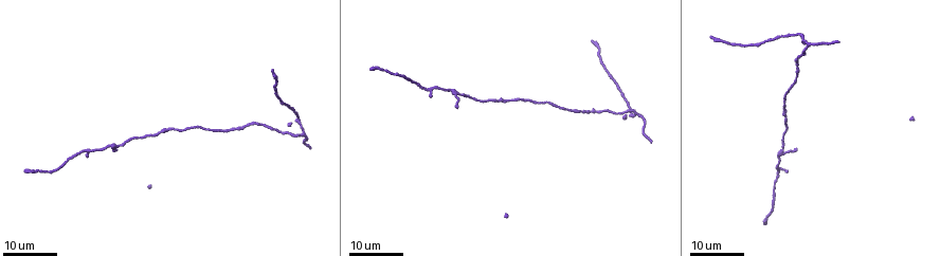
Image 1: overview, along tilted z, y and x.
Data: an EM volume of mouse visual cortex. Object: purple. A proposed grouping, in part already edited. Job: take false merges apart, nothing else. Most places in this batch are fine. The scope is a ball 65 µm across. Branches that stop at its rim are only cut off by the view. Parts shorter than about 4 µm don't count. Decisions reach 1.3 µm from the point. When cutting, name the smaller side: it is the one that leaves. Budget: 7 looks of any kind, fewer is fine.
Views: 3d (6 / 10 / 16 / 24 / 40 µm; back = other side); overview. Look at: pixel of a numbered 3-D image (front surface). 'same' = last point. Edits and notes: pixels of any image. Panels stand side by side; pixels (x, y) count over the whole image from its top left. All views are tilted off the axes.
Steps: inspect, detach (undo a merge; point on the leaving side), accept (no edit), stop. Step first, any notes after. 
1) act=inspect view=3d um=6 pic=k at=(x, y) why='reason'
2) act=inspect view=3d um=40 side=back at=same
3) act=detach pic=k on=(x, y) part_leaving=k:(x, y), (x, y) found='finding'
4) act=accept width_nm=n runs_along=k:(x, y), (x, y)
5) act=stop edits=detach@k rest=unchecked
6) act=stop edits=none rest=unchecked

act=inspect view=3d um=24 pic=1 at=(82, 152) why='thin neck'

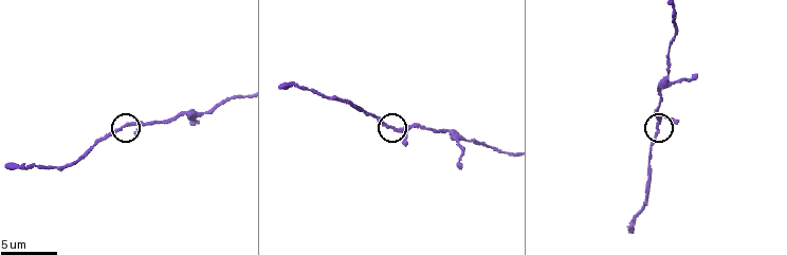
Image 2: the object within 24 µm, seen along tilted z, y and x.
act=inspect view=3d um=6 pic=2 at=(125, 126)

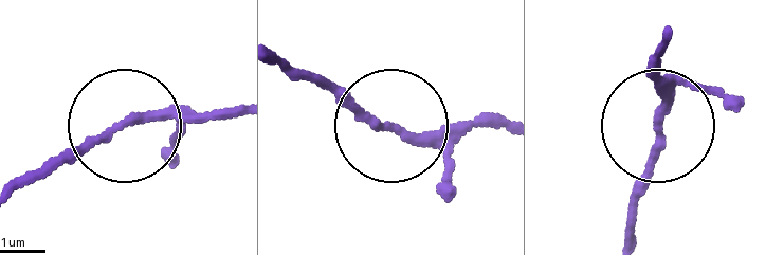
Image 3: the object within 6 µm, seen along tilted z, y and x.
act=accept runs_along=3:(232, 111), (106, 128), (33, 182) found='continuous, no second cell'

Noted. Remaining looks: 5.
act=inspect view=3d um=24 pic=1 at=(498, 100) why='thick turns thin'

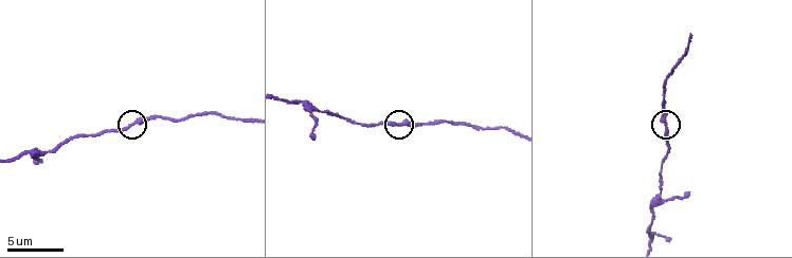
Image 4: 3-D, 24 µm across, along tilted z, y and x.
act=inspect view=3d um=10 pic=4 at=(130, 123)

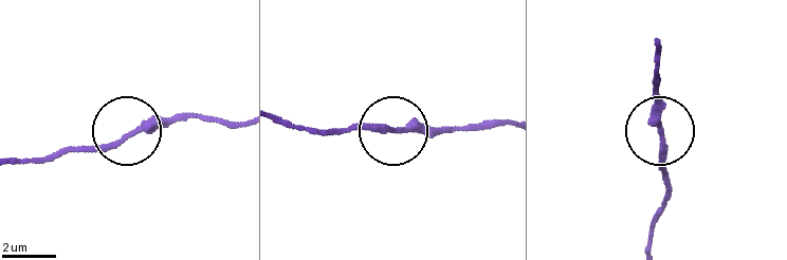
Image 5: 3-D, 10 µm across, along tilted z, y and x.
act=accept runs_along=5:(239, 123), (158, 116), (107, 144), (61, 152) found='all the same cell'

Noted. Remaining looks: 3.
act=inspect view=3d um=24 pic=1 at=(257, 122) why='thick turns thin'

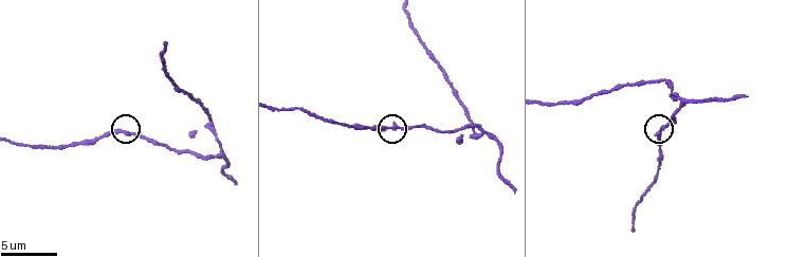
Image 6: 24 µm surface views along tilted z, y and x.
act=inspect view=3d um=6 pic=6 at=(659, 132)

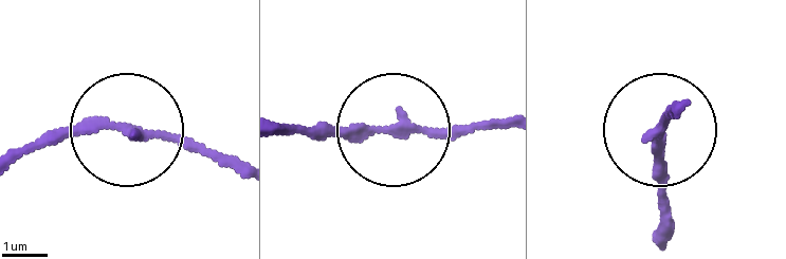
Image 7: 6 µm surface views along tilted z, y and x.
act=accept width_nm=190 found='continuous, no second cell'

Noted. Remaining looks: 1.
act=stop edits=none rest=unchecked

